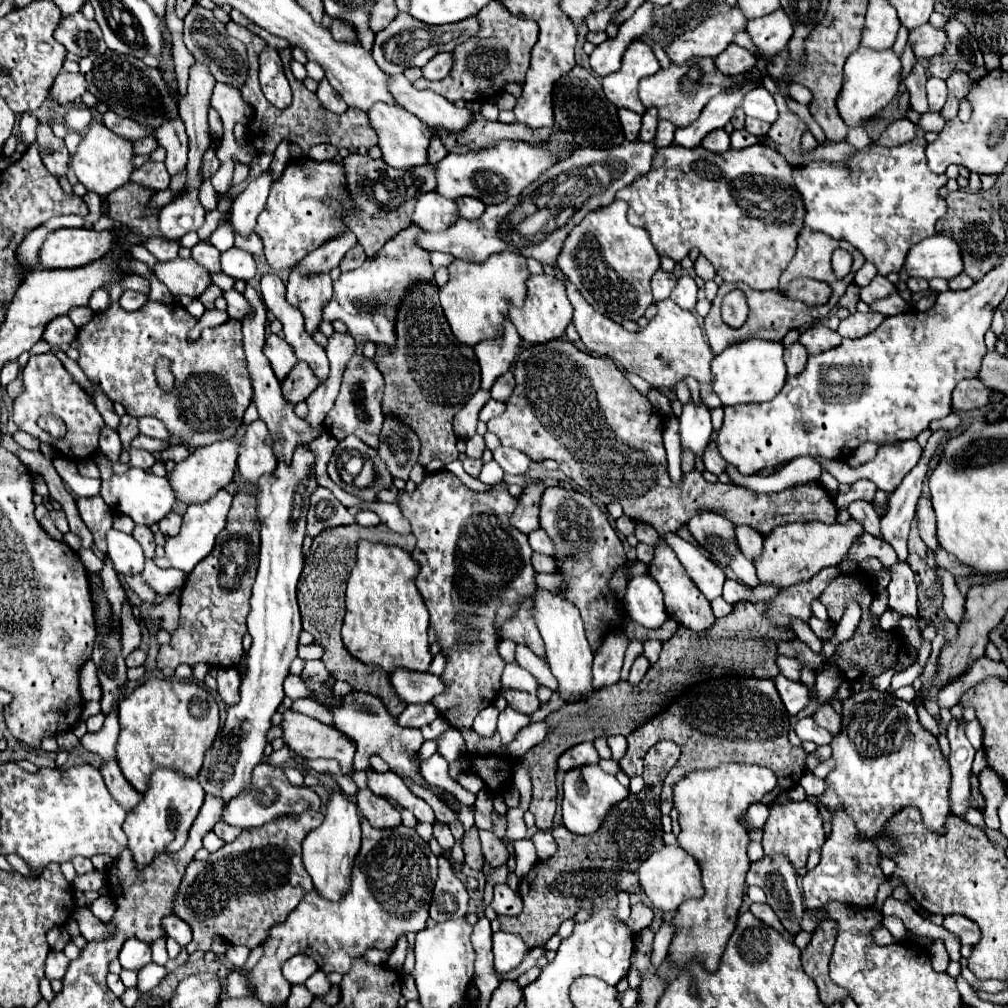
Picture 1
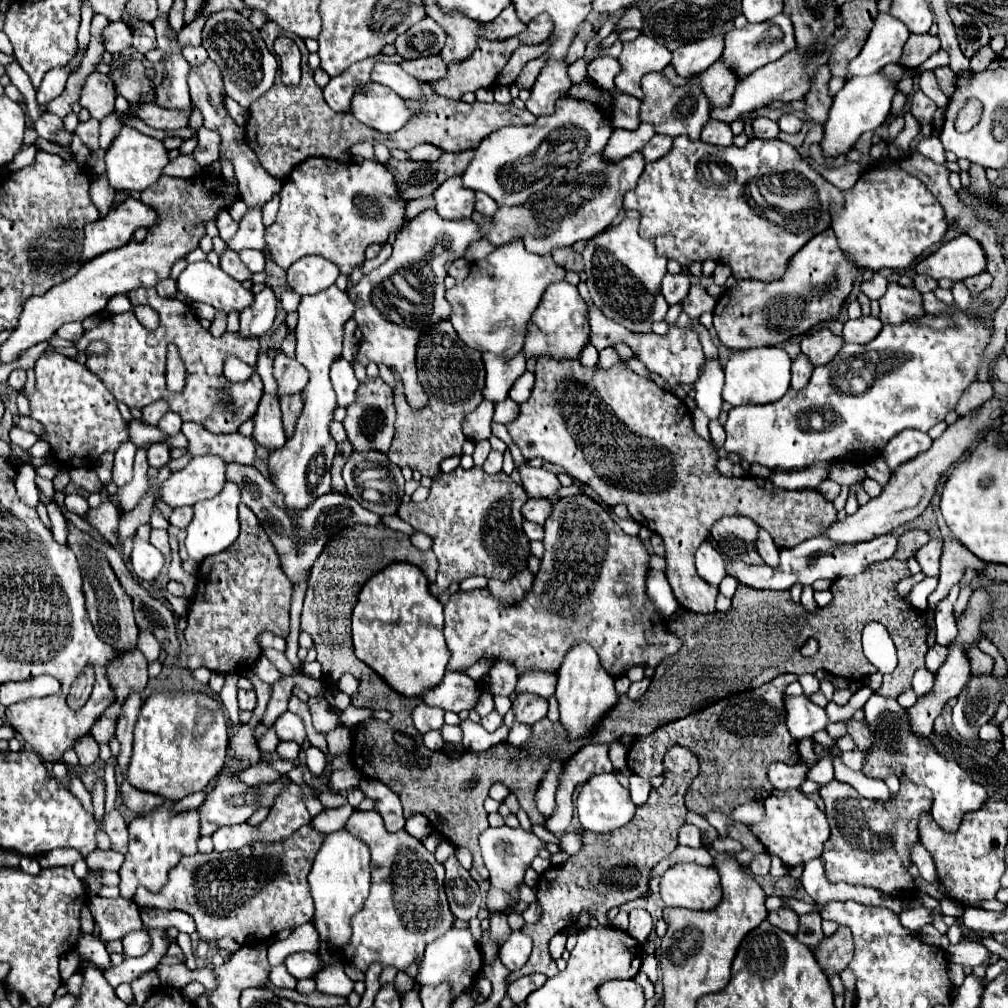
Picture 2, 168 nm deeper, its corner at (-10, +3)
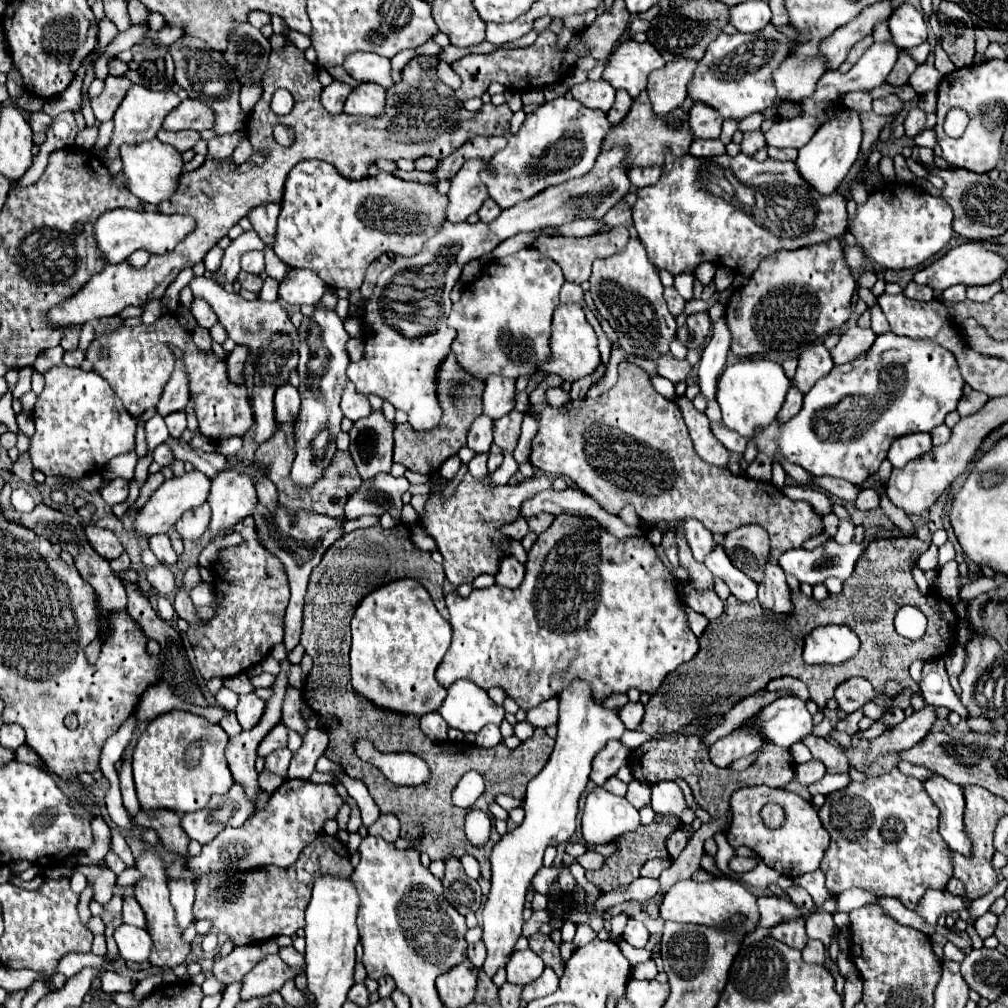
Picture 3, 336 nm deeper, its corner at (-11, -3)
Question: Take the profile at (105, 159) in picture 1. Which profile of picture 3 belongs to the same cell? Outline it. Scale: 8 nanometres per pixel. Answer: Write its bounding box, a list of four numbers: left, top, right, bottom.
[120,138,184,204]

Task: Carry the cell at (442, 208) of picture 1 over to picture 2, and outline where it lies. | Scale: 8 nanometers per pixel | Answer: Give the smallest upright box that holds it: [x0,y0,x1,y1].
[435,176,475,220]

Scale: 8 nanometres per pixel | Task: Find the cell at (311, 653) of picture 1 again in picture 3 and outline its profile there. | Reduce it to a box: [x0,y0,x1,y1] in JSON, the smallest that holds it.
[290,664,306,690]

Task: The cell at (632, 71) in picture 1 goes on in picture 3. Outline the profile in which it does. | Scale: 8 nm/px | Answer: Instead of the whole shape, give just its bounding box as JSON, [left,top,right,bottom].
[602,38,664,98]

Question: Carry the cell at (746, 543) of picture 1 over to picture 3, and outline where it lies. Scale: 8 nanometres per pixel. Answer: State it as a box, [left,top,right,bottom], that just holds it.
[758,562,792,614]

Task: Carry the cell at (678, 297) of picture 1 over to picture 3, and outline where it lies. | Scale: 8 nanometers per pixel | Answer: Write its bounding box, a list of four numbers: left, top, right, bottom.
[678,312,710,350]

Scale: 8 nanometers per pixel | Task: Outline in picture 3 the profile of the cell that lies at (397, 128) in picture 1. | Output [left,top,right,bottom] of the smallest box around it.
[344,84,386,118]

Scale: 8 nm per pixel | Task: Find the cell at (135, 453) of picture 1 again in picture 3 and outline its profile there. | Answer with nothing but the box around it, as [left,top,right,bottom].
[152,444,174,466]

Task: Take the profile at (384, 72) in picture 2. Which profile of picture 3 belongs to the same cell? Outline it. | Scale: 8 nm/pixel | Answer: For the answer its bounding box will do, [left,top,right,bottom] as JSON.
[344,52,394,88]

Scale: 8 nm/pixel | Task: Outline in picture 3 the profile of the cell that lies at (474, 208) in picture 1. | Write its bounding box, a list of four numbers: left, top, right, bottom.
[478,198,500,222]

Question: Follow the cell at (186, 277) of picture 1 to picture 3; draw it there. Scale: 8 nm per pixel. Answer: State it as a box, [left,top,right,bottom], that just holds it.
[190,276,298,444]

